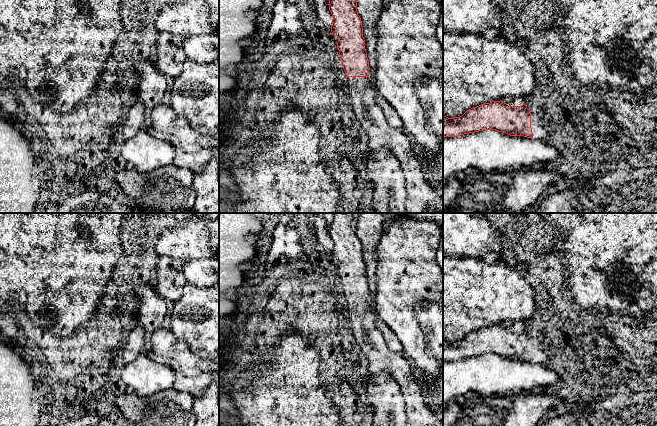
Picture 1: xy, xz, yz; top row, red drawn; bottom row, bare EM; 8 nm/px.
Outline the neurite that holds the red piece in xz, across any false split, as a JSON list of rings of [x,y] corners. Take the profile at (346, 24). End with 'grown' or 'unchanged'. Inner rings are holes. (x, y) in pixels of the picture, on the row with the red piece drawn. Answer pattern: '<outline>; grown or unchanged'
[[[329,0],[329,10],[333,16],[332,35],[338,37],[337,47],[346,74],[351,104],[356,118],[368,136],[368,147],[379,150],[387,147],[398,159],[405,176],[407,191],[403,213],[443,213],[443,198],[426,178],[423,164],[413,150],[413,142],[403,130],[392,127],[386,120],[382,109],[375,102],[376,92],[369,84],[369,60],[365,49],[363,27],[357,12],[357,0]]]; grown

